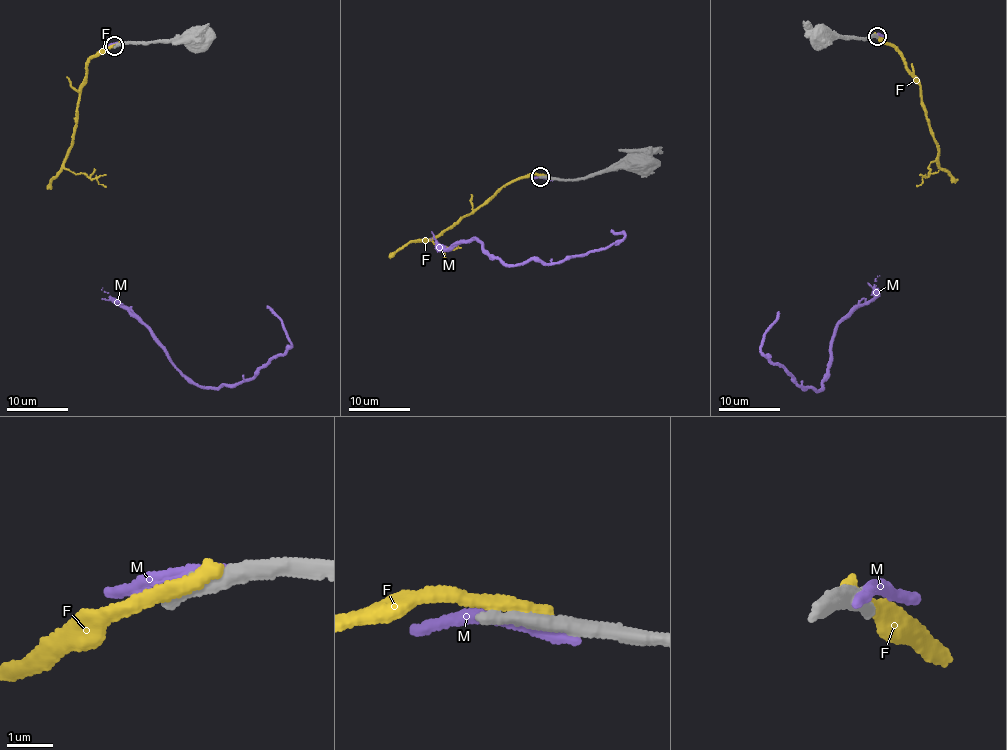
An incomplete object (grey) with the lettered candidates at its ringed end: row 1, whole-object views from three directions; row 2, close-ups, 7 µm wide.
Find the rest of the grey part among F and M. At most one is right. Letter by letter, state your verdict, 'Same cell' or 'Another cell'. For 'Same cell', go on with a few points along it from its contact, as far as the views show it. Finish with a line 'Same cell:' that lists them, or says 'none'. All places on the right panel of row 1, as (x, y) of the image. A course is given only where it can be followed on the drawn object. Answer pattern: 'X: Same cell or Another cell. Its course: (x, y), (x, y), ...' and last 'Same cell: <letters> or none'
F: Another cell
M: Another cell
Same cell: none

